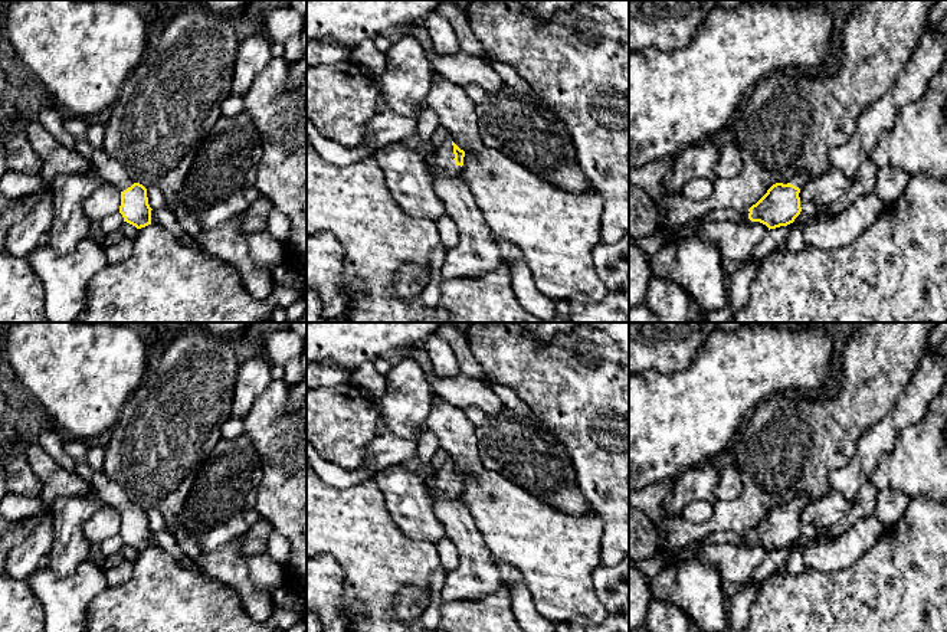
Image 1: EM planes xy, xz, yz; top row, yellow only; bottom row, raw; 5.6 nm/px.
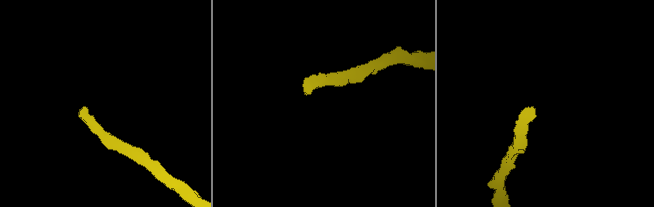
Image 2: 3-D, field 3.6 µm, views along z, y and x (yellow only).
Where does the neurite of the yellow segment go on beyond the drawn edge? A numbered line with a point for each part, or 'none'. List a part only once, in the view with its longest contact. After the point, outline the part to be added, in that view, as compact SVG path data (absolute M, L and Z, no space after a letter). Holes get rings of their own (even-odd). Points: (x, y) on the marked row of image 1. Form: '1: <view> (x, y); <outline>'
1: xz (443, 163); M448 137L433 154L433 168L440 176L456 177L462 167L455 164L452 140Z

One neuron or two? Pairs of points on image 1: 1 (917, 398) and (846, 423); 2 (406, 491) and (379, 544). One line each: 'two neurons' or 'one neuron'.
1: two neurons
2: two neurons

